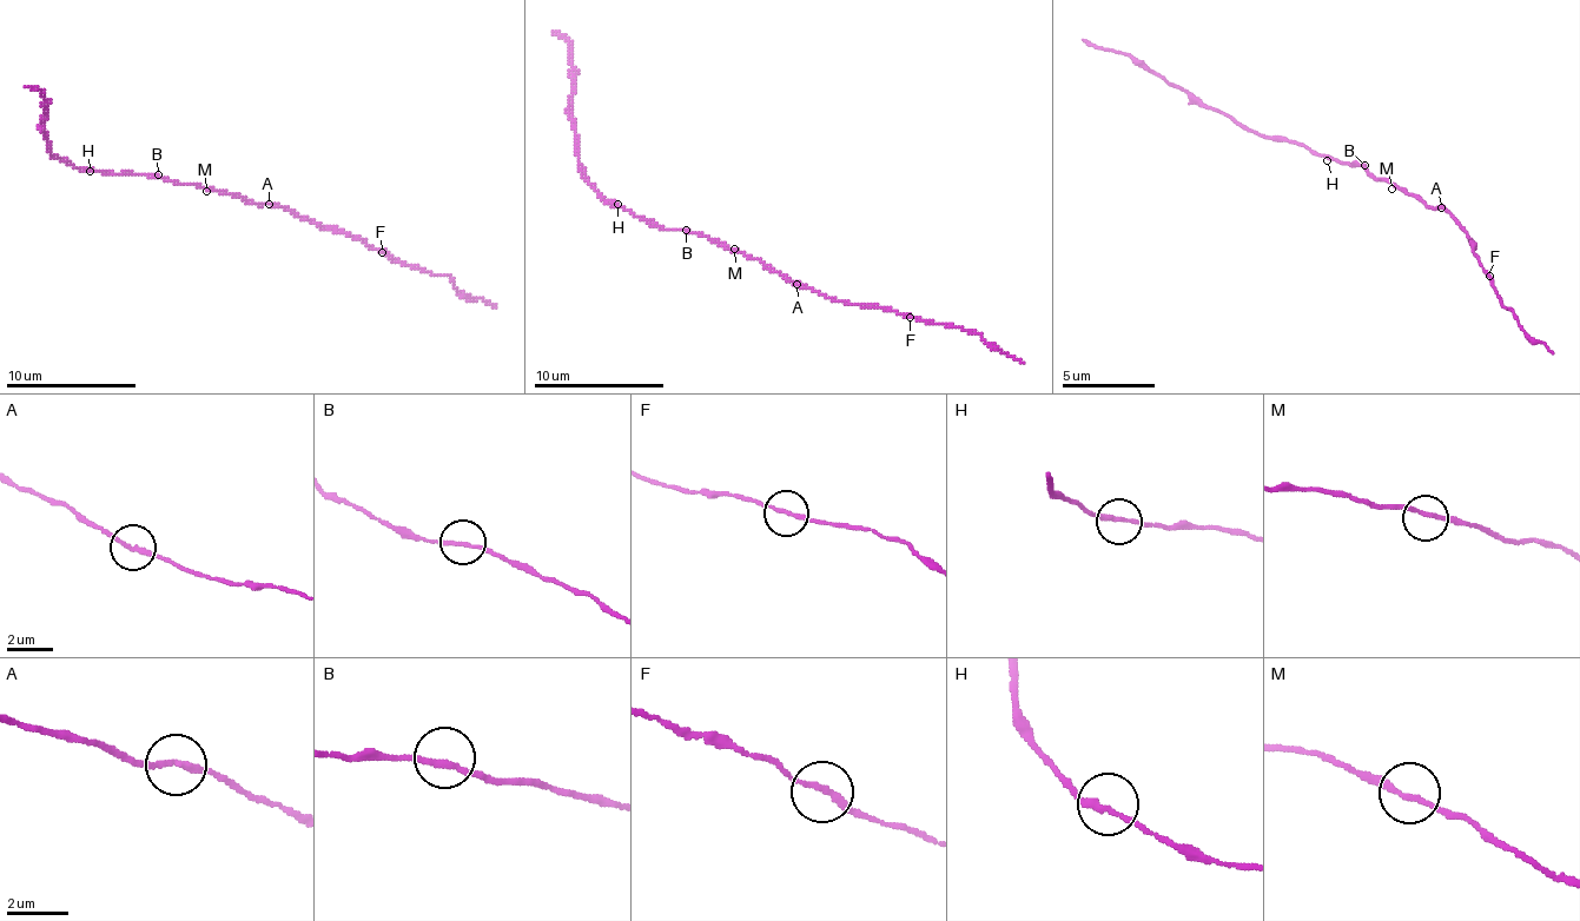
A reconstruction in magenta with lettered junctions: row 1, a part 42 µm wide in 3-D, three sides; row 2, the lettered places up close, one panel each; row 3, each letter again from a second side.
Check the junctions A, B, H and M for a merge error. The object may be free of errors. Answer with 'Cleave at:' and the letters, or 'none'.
Cleave at: none

